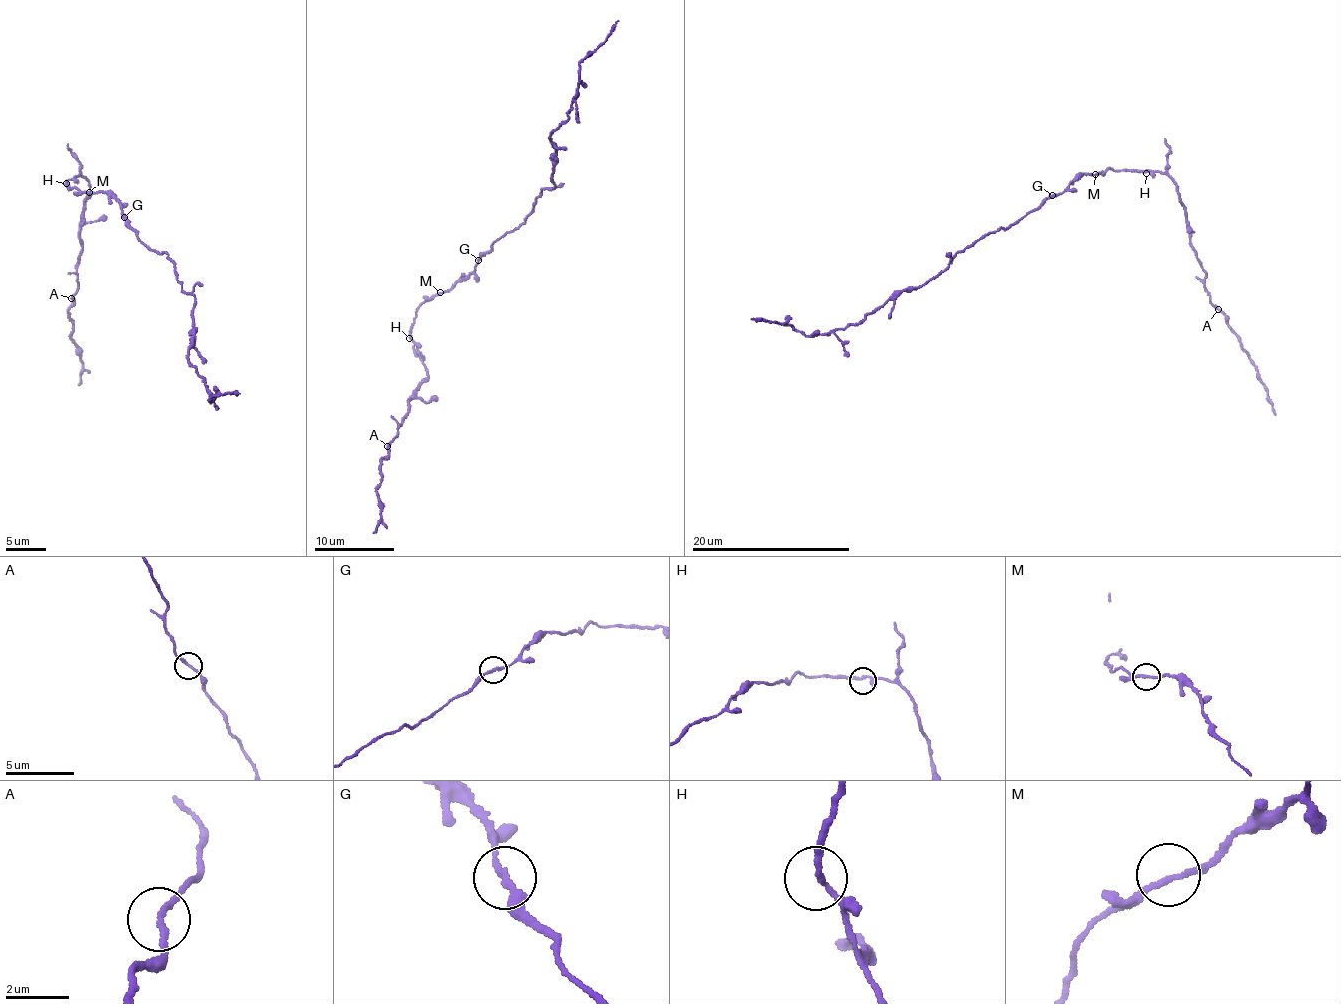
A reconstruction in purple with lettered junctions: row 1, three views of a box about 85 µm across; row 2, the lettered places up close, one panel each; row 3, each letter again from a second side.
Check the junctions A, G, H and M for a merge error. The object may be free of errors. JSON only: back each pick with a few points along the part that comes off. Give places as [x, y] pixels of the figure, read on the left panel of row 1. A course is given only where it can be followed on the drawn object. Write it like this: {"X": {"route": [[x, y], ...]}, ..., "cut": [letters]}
{"cut": []}

